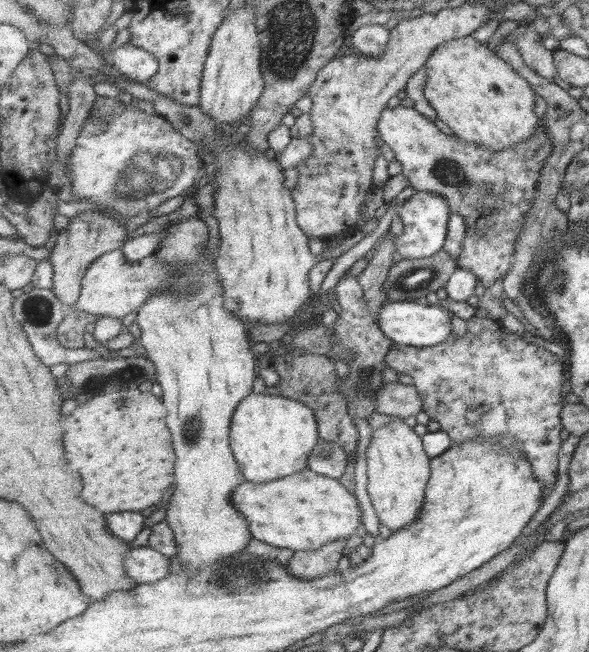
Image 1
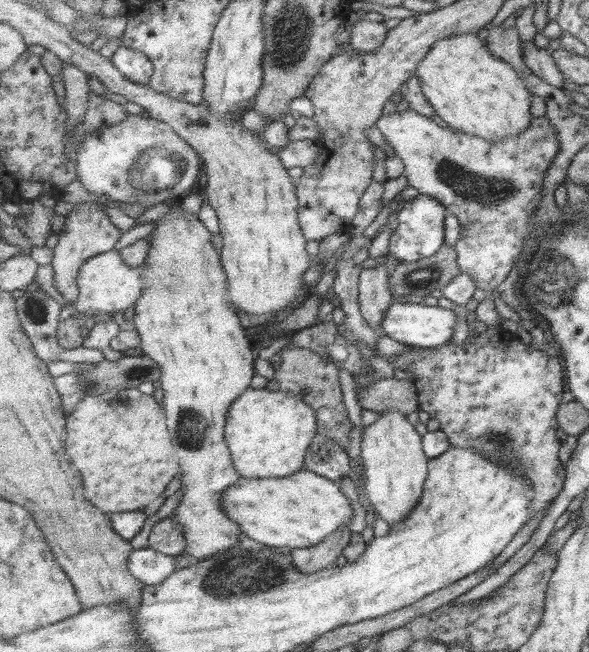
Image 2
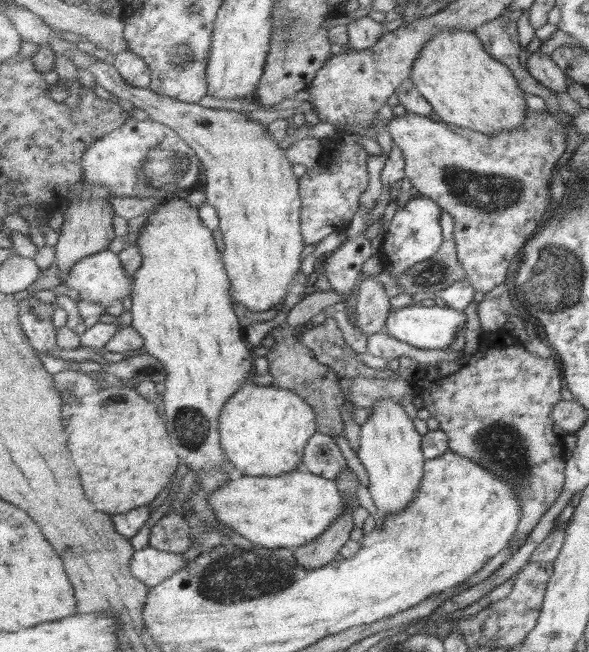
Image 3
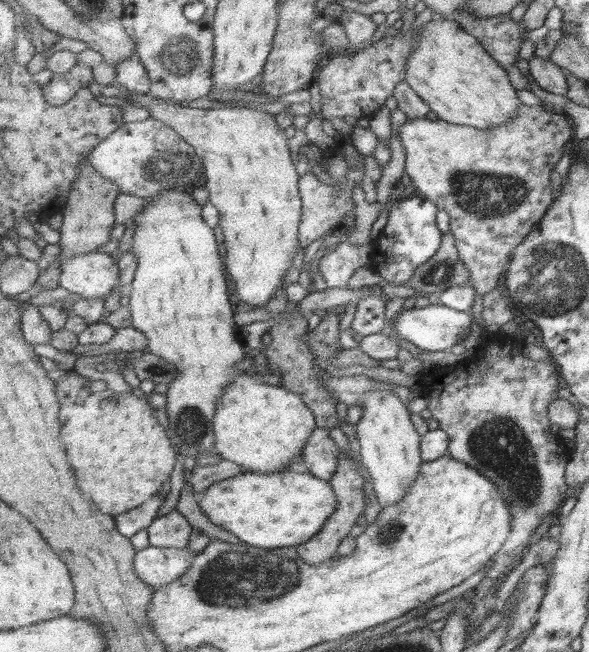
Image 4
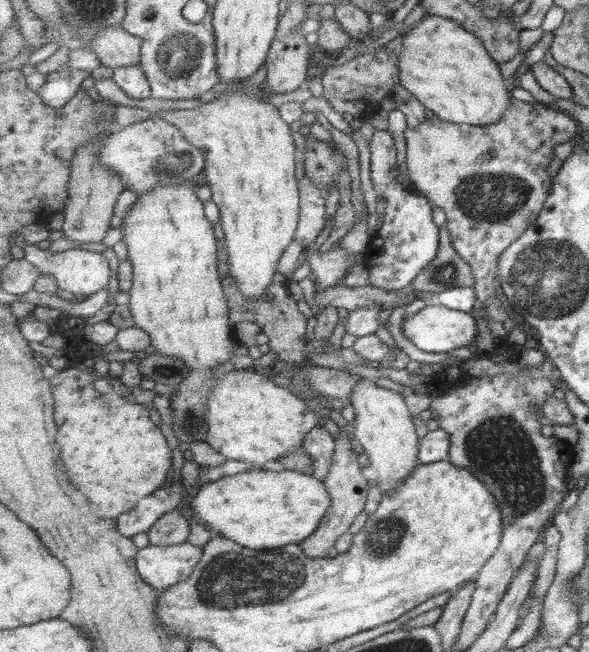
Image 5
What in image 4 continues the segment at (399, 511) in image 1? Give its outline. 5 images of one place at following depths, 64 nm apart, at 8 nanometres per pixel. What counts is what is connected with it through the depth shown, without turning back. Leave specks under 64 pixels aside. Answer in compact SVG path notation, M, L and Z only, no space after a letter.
M391 391L366 392L360 406L363 416L355 425L355 430L360 444L360 456L370 475L371 488L382 508L397 506L411 490L411 484L421 476L424 464L421 434L411 422L408 406Z

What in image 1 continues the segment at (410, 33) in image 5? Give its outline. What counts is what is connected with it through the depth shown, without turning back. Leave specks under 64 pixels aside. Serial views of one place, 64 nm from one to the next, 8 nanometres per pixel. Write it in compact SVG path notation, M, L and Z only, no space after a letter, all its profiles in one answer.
M471 35L443 42L443 44L440 44L433 51L433 54L431 54L425 65L426 68L428 68L429 82L427 82L427 86L425 86L424 96L427 98L427 101L431 103L431 106L438 112L438 118L451 128L454 134L460 139L469 141L470 143L480 144L482 147L485 147L490 151L507 150L511 147L515 148L517 143L529 140L536 133L538 126L543 120L543 118L535 114L535 95L537 94L528 80L525 80L525 78L523 78L506 60L503 60L495 49L491 50L491 48L487 48L486 43L479 42Z

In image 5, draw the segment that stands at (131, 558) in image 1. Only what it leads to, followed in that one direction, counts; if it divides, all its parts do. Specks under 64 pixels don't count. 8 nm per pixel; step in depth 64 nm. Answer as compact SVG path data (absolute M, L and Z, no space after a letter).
M188 541L167 546L150 544L138 551L136 565L143 580L161 592L189 579L203 551Z

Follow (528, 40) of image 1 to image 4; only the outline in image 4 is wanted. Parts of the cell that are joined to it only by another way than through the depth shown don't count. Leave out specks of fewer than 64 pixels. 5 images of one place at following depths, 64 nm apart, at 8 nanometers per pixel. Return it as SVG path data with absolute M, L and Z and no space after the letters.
M541 56L531 58L529 74L541 89L554 95L566 96L567 84L562 69L553 64L549 58Z

